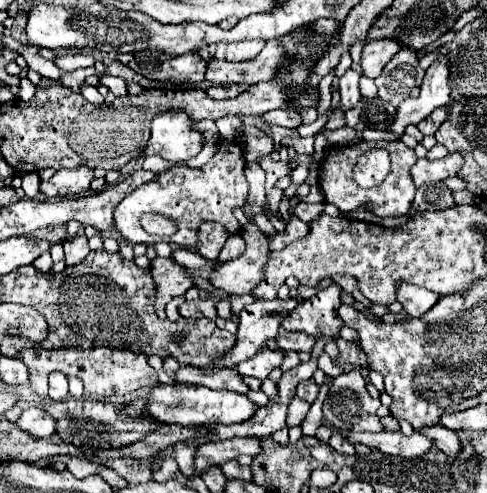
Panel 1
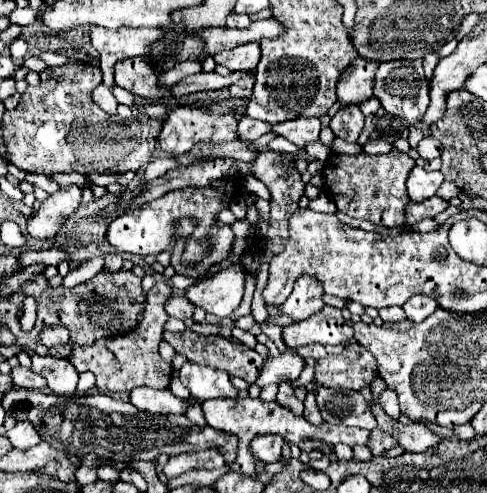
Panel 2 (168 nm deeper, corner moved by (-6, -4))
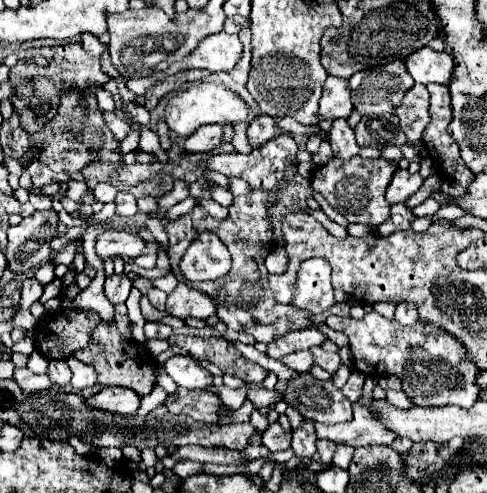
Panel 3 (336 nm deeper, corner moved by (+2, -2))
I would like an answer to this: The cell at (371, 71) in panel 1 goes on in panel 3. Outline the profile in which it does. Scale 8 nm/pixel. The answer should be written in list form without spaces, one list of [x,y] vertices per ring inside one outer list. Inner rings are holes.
[[[328,78],[324,84],[324,94],[320,98],[320,120],[348,118],[352,112],[352,94],[348,94],[348,82],[344,78]]]

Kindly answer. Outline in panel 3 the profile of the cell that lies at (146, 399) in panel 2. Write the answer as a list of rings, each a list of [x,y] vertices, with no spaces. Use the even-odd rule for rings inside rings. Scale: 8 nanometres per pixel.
[[[102,388],[98,394],[86,398],[86,406],[92,410],[102,410],[110,414],[134,414],[140,406],[140,396],[124,388]]]

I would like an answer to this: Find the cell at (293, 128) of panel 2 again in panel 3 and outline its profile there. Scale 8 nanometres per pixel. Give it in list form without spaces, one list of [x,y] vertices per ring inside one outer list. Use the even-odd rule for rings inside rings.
[[[262,116],[262,118],[252,118],[250,122],[250,128],[248,128],[248,144],[252,148],[268,142],[270,138],[274,138],[276,134],[280,134],[282,130],[276,126],[276,122],[268,116]]]

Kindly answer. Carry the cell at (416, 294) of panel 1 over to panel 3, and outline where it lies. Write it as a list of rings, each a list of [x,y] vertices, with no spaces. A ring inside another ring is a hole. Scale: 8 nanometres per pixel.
[[[400,302],[400,304],[396,306],[394,320],[400,322],[400,324],[404,324],[404,326],[414,326],[414,324],[418,322],[418,310],[416,310],[416,306],[412,306],[410,302],[408,302],[408,304]]]

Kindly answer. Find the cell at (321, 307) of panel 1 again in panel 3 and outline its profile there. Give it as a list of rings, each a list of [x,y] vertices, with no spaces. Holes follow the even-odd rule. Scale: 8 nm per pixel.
[[[308,328],[308,330],[296,330],[292,334],[286,334],[284,338],[276,338],[276,342],[268,344],[266,356],[280,360],[292,352],[298,350],[308,350],[314,346],[320,346],[326,340],[326,336],[322,332],[318,332],[316,328]]]

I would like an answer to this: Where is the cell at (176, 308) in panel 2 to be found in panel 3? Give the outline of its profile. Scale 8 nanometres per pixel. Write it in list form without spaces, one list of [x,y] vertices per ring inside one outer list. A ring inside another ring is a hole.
[[[148,288],[146,296],[148,296],[148,300],[150,300],[152,306],[156,306],[158,310],[164,308],[164,304],[166,304],[166,294],[164,294],[162,290],[158,290],[158,288]]]

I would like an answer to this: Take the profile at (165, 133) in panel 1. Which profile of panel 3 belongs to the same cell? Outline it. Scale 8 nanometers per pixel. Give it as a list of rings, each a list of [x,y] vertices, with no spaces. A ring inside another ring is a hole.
[[[216,82],[194,84],[188,90],[182,90],[176,96],[172,96],[166,104],[166,124],[170,132],[182,138],[188,138],[190,134],[194,134],[194,130],[198,130],[204,124],[236,124],[242,120],[248,120],[246,102],[236,92]]]

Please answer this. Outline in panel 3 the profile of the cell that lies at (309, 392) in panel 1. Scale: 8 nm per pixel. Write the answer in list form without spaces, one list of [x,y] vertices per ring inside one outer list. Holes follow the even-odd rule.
[[[306,422],[300,430],[294,430],[292,450],[294,450],[294,456],[300,460],[310,458],[316,452],[316,434],[314,434],[310,422]]]

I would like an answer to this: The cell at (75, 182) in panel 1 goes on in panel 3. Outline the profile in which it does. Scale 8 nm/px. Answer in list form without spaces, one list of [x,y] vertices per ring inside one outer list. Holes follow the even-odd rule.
[[[54,210],[34,212],[18,226],[8,228],[8,244],[2,250],[8,260],[8,270],[14,274],[26,274],[46,262],[52,254],[50,240],[58,226],[58,214]]]

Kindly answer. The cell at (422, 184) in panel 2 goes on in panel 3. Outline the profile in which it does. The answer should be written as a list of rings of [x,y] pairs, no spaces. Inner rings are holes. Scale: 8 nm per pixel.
[[[398,168],[392,176],[388,190],[386,190],[386,198],[390,204],[406,202],[416,190],[420,190],[422,184],[424,184],[424,178],[420,174],[410,174],[408,170]]]

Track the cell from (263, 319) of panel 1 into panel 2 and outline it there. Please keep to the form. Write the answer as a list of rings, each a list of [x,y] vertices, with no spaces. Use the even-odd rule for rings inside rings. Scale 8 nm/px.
[[[300,276],[300,280],[296,280],[296,284],[294,284],[292,294],[288,296],[288,300],[284,304],[278,306],[278,310],[282,314],[286,314],[288,318],[292,318],[294,322],[300,322],[300,320],[320,312],[322,306],[324,306],[324,302],[322,302],[320,284],[312,276]]]

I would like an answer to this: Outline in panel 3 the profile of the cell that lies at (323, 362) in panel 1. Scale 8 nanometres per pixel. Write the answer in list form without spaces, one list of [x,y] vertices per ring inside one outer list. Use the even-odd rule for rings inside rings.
[[[212,384],[212,386],[206,386],[204,390],[216,394],[230,410],[238,410],[238,408],[244,404],[246,392],[248,392],[246,384],[244,384],[242,388],[238,388],[238,390],[232,390],[232,388],[228,388],[228,386],[214,386],[214,384]]]

